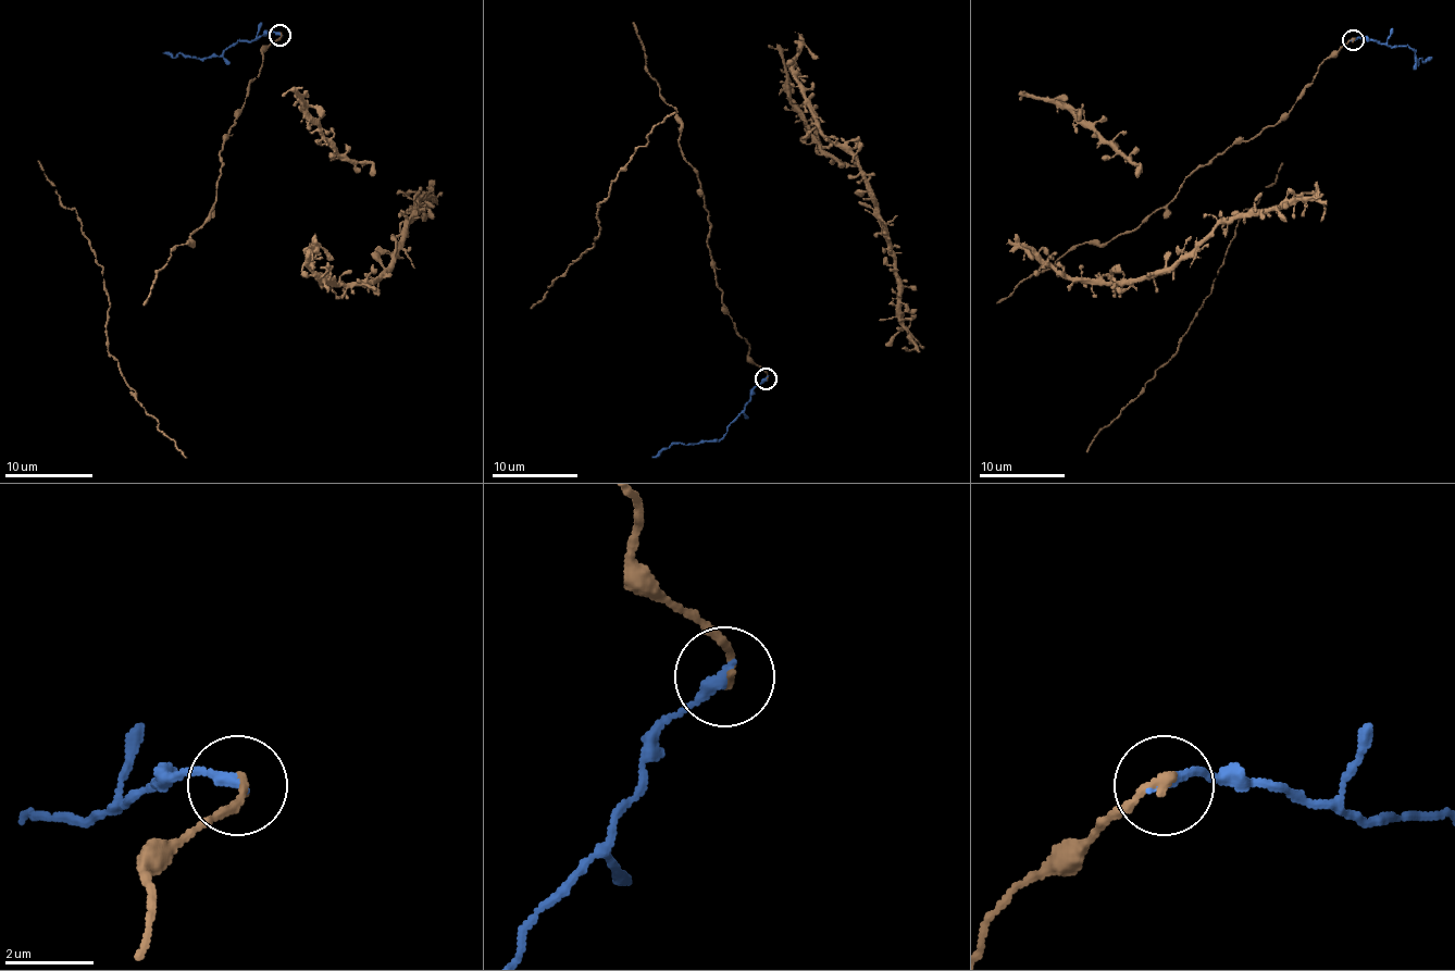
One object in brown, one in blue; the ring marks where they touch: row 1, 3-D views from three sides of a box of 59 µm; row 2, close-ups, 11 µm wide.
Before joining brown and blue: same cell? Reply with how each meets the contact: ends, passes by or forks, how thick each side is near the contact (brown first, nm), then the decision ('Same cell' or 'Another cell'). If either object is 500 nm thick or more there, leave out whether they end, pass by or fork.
At the ring brown ends. At the ring blue ends. Thickness 200 nm (brown) against 300 nm. Same cell

